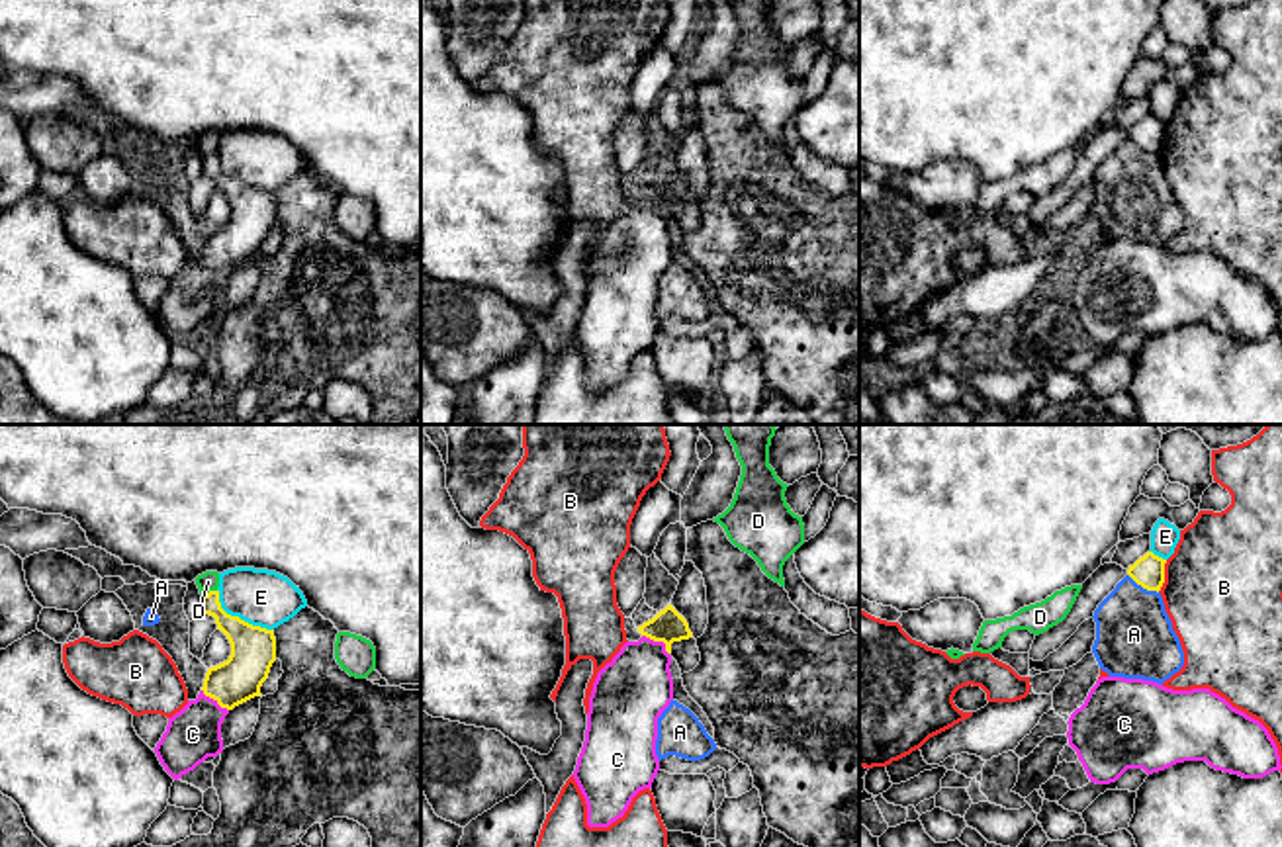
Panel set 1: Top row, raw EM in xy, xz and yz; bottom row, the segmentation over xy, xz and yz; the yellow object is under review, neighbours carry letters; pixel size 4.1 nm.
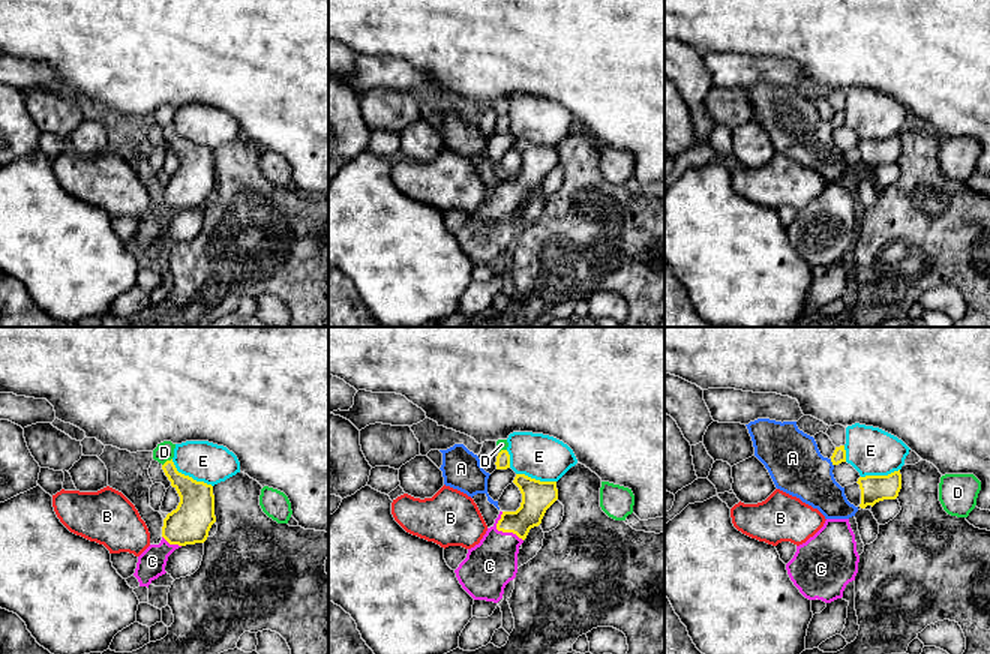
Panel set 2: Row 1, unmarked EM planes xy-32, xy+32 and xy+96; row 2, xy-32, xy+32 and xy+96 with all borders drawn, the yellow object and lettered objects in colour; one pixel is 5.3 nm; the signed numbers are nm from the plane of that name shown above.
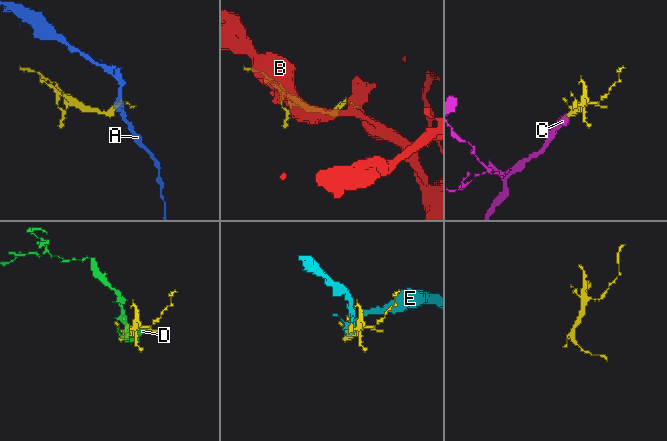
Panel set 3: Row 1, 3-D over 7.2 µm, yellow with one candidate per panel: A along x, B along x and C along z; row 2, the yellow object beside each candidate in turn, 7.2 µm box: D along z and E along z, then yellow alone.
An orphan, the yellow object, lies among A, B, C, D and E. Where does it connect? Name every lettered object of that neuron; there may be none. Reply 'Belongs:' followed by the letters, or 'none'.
Belongs: C

